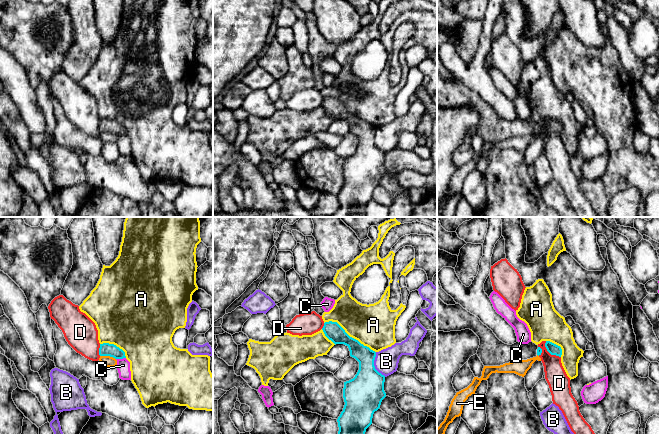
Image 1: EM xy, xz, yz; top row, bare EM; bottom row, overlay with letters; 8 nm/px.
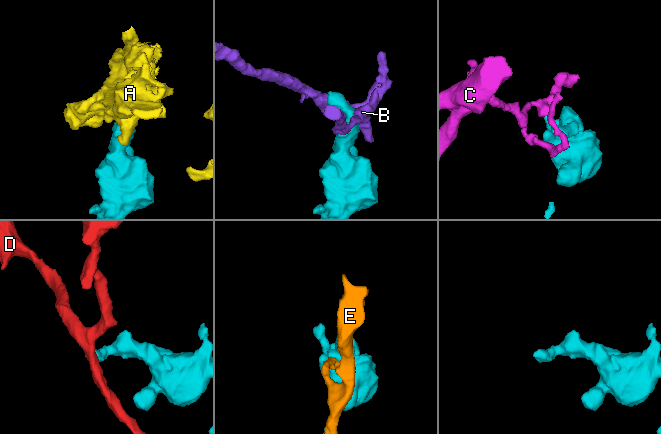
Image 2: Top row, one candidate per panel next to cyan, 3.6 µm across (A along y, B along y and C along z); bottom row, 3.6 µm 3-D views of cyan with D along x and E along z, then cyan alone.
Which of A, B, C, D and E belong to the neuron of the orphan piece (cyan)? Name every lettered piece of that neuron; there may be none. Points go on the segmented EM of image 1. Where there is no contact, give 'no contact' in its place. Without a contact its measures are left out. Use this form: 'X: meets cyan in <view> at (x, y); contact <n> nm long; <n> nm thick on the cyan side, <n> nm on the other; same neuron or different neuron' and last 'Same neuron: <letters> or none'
A: meets cyan in xz at (349, 336); contact 480 nm long; 150 nm thick on the cyan side, 340 nm on the other; different neuron
B: meets cyan in xz at (373, 365); contact 220 nm long; 320 nm thick on the cyan side, 190 nm on the other; different neuron
C: meets cyan in xy at (120, 358); contact 80 nm long; 110 nm thick on the cyan side, 110 nm on the other; different neuron
D: meets cyan in yz at (549, 352); contact 180 nm long; 90 nm thick on the cyan side, 170 nm on the other; different neuron
E: meets cyan in xy at (108, 355); contact 130 nm long; 110 nm thick on the cyan side, 90 nm on the other; different neuron
Same neuron: none

